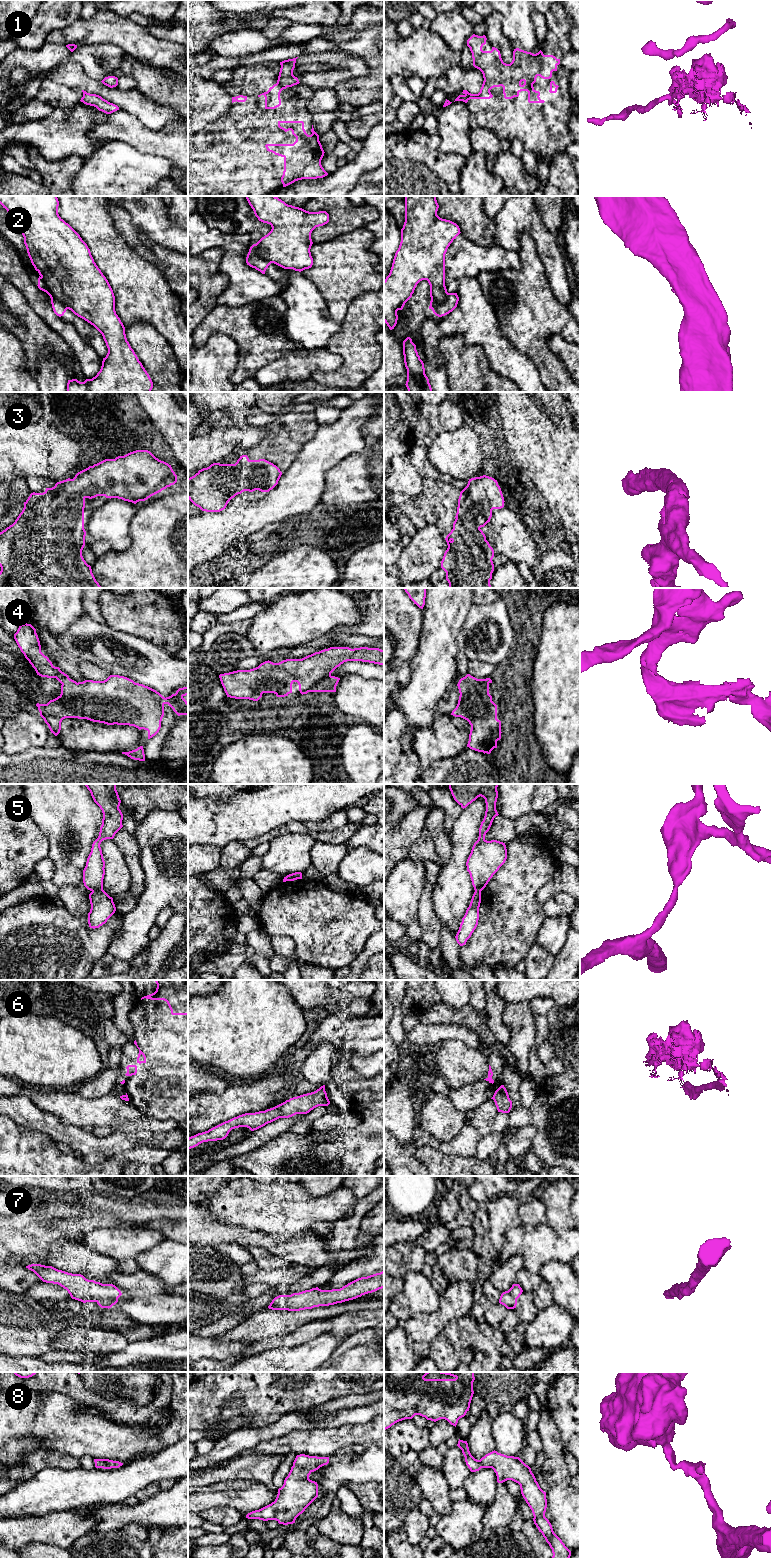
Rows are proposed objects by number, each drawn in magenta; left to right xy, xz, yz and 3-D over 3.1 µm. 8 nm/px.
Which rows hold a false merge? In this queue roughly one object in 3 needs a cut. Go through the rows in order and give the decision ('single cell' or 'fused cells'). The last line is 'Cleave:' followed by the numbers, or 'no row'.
1: fused cells
2: fused cells
3: single cell
4: single cell
5: fused cells
6: fused cells
7: single cell
8: single cell
Cleave: 1, 2, 5, 6

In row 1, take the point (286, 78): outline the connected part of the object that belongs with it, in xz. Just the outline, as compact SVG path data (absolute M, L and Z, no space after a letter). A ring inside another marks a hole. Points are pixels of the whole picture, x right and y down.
M298 57L280 62L281 68L278 80L281 86L292 87L300 83L298 78L293 75L297 58Z

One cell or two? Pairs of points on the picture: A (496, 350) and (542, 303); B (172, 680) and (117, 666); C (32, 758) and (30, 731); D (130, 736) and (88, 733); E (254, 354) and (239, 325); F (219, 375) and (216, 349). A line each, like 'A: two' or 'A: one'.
A: two
B: one
C: two
D: one
E: one
F: one

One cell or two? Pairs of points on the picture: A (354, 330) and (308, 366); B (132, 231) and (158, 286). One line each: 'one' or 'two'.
A: two
B: two

